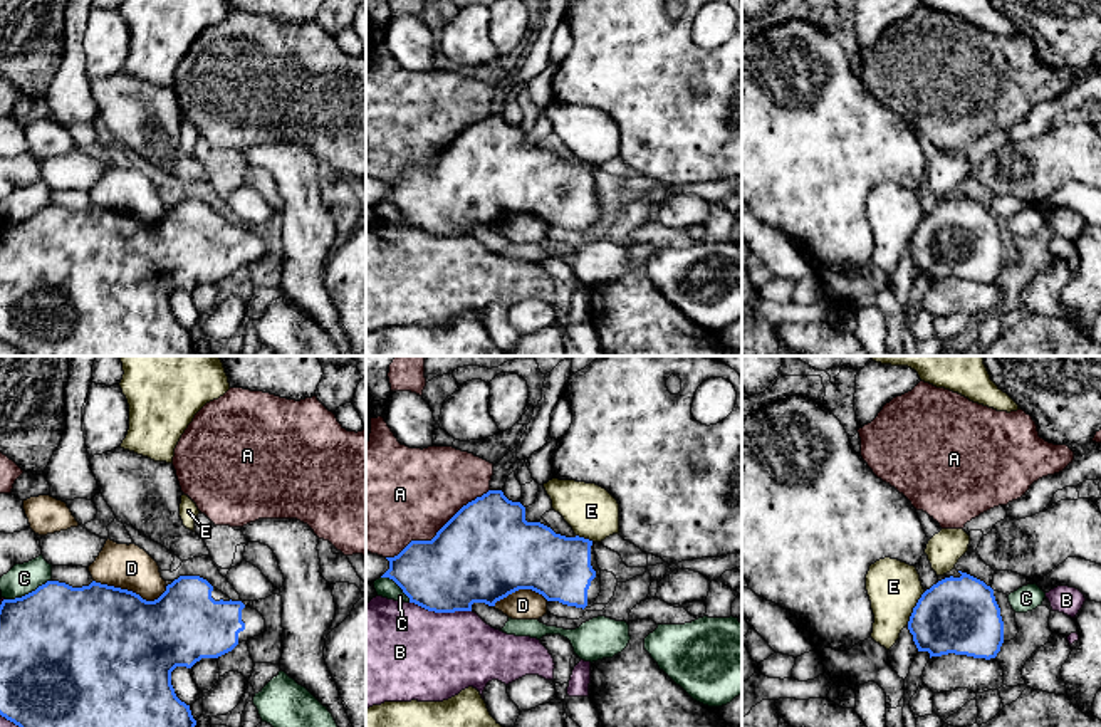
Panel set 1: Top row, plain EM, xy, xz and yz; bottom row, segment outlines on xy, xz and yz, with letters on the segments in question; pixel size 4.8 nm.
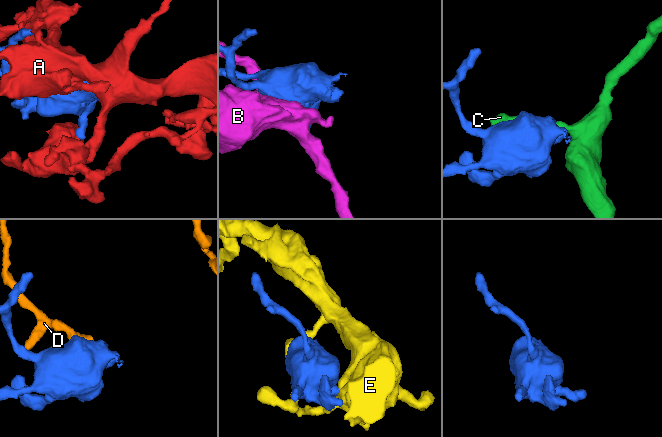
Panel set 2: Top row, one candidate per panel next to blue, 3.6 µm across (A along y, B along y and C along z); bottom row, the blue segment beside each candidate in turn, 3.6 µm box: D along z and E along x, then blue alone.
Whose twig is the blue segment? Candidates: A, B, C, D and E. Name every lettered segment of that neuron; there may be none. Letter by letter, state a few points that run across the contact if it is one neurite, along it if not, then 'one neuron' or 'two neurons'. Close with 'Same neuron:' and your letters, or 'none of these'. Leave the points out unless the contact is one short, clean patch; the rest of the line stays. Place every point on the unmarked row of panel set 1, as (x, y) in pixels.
A: two neurons
B: two neurons
C: line xy (51, 203), (20, 220), (5, 224); two neurons
D: two neurons
E: two neurons
Same neuron: none of these

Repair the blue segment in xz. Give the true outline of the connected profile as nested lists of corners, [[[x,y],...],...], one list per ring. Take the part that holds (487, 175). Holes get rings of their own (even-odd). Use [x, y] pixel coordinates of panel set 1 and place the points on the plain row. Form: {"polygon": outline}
{"polygon": [[[488,114],[463,129],[431,165],[411,165],[398,180],[386,181],[389,193],[381,201],[393,203],[410,227],[435,237],[472,235],[473,227],[495,230],[519,213],[584,233],[594,230],[601,217],[594,168],[527,146],[520,126],[509,124],[502,114]]]}

